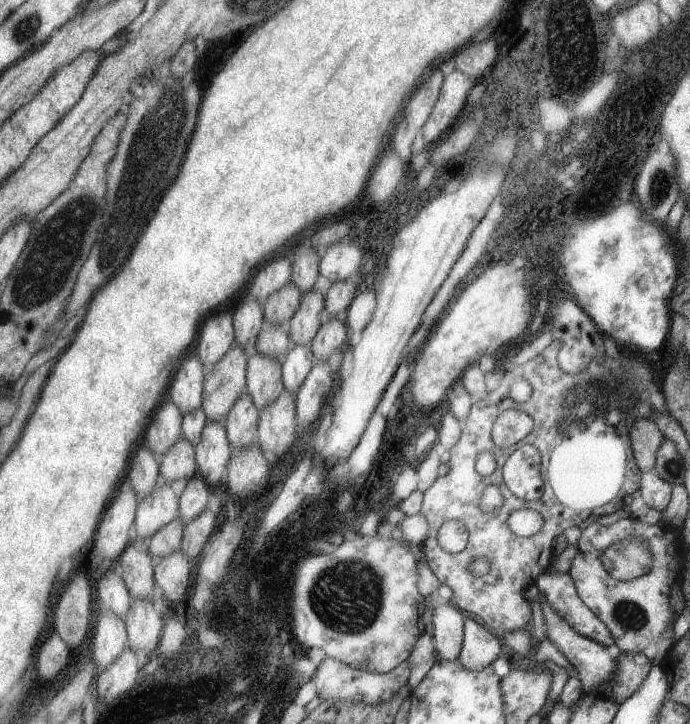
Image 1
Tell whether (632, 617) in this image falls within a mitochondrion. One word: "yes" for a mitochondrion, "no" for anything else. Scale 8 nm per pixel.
yes

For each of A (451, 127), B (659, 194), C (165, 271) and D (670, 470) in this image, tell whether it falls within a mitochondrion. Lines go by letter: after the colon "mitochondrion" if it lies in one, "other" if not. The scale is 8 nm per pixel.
A: other
B: mitochondrion
C: mitochondrion
D: mitochondrion

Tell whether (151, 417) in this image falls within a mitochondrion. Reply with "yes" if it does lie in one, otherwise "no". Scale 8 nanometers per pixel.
no

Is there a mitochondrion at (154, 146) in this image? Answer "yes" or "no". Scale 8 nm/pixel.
yes

